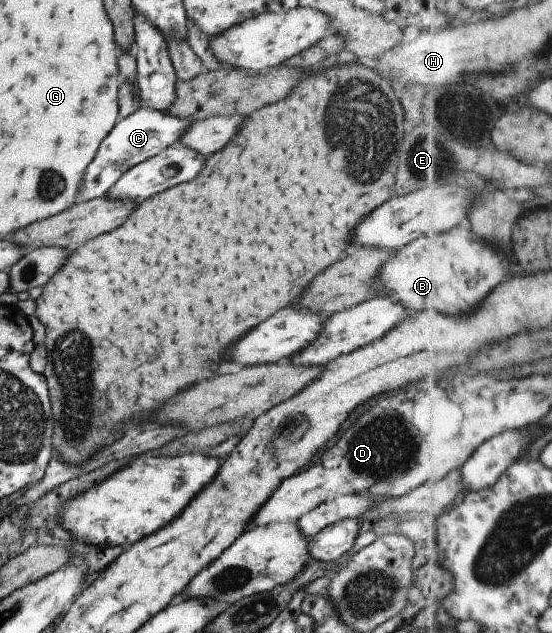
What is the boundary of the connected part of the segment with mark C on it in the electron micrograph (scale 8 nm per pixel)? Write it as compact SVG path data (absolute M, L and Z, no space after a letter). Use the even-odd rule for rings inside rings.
M146 106L120 119L109 136L100 144L91 165L85 169L83 183L77 193L77 202L105 196L111 187L121 179L123 173L175 145L181 139L181 135L189 129L189 125L191 125L191 121L187 121L187 119L177 119L177 117L171 117L171 115Z

